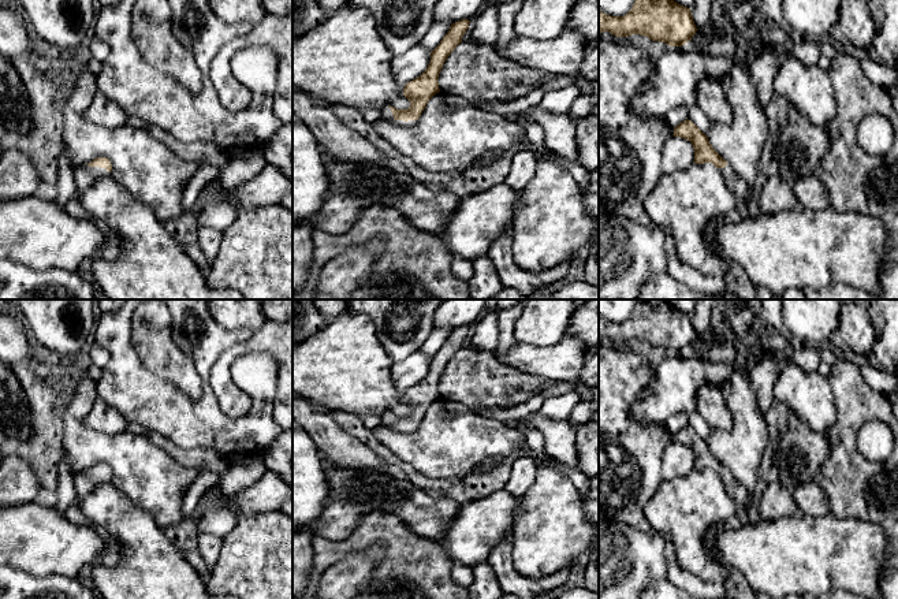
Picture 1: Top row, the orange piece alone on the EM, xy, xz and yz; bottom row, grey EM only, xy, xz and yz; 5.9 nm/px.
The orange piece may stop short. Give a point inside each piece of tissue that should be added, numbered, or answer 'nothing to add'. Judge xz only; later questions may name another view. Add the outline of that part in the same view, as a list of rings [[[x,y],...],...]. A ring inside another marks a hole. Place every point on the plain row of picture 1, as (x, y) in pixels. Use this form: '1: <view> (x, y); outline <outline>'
1: xz (386, 419); outline [[[384,413],[381,416],[381,425],[385,425],[388,428],[394,428],[398,432],[403,432],[403,434],[410,434],[410,432],[414,432],[417,429],[417,427],[409,427],[409,428],[395,427],[390,413]]]

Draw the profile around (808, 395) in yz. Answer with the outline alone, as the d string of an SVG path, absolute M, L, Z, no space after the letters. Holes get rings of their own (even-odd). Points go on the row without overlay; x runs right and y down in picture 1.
M789 364L778 376L774 399L789 409L813 432L827 439L838 420L835 398L826 377Z

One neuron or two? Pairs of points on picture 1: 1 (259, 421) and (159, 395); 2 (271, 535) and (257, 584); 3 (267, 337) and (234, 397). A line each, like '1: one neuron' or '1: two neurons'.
1: one neuron
2: one neuron
3: one neuron

